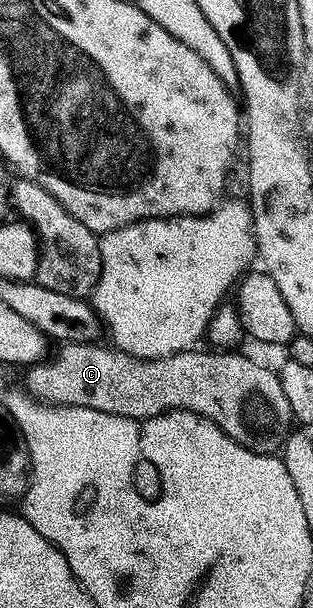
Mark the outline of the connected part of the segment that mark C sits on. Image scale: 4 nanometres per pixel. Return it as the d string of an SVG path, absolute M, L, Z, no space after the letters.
M65 343L58 348L61 350L54 357L46 356L36 365L28 366L24 370L24 392L34 401L44 401L47 405L87 407L103 411L107 415L130 417L138 423L174 411L197 413L208 421L214 421L232 441L238 441L243 447L253 449L256 453L276 454L291 432L294 424L293 412L291 403L287 401L287 394L283 391L280 376L274 370L272 373L267 366L244 357L241 351L200 353L200 348L194 347L170 357L132 357L108 344L97 344Z

